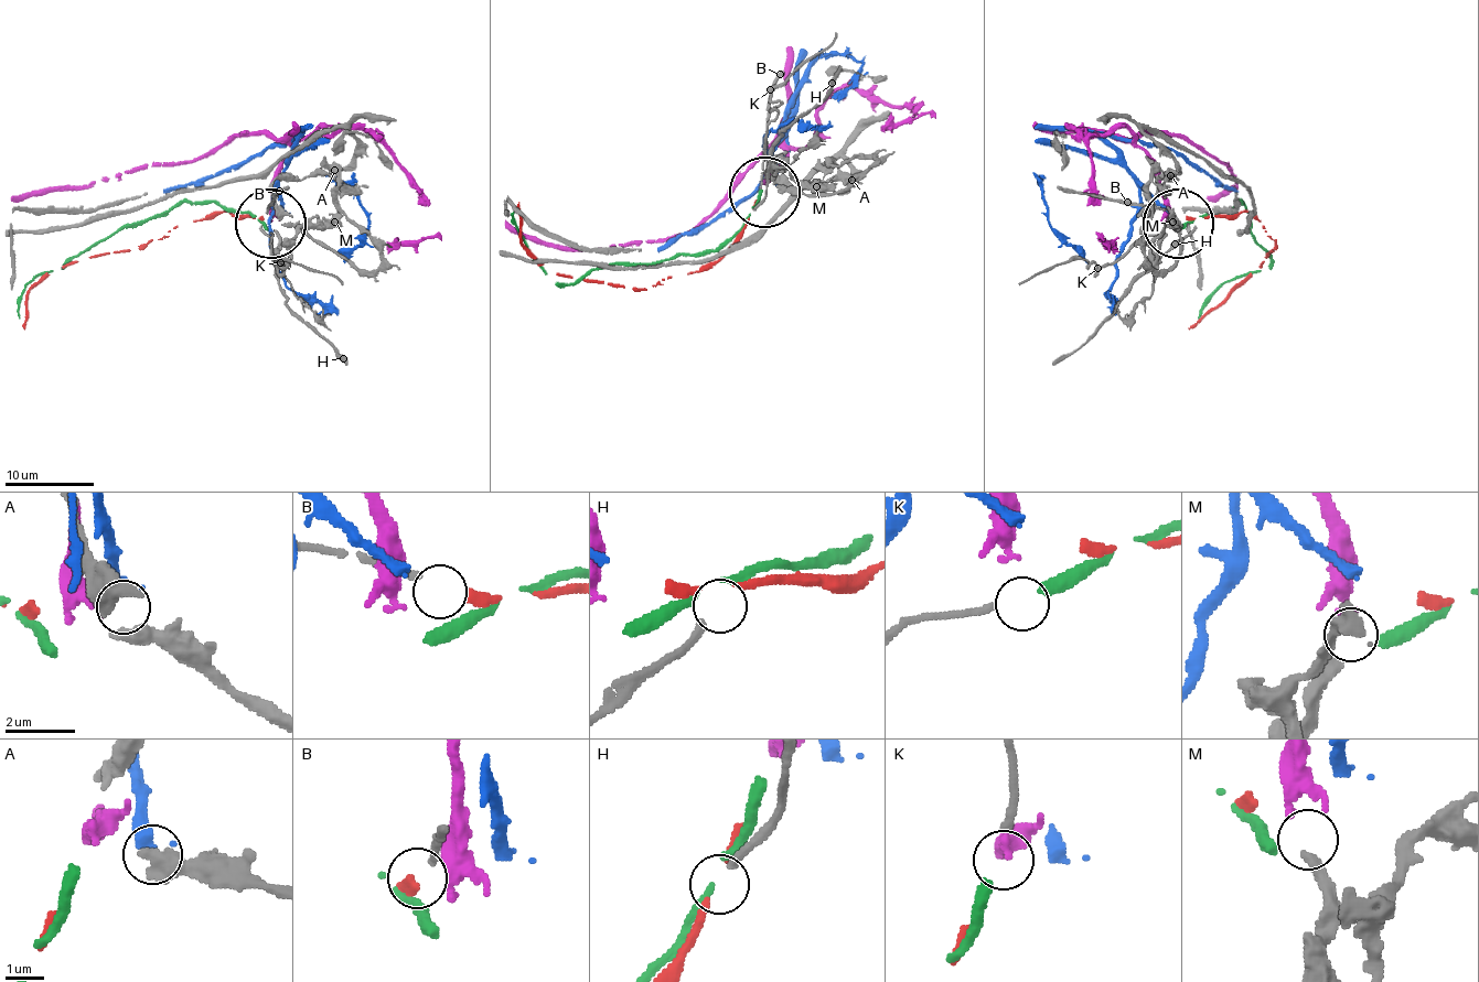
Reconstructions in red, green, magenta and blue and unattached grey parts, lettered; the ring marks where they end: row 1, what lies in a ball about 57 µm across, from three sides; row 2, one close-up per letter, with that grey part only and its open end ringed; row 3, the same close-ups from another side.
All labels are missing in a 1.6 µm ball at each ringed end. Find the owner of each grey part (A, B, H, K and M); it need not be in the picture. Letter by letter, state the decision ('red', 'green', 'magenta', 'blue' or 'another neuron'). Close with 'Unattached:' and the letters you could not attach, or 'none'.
A: blue
B: red
H: another neuron
K: green
M: magenta
Unattached: H

